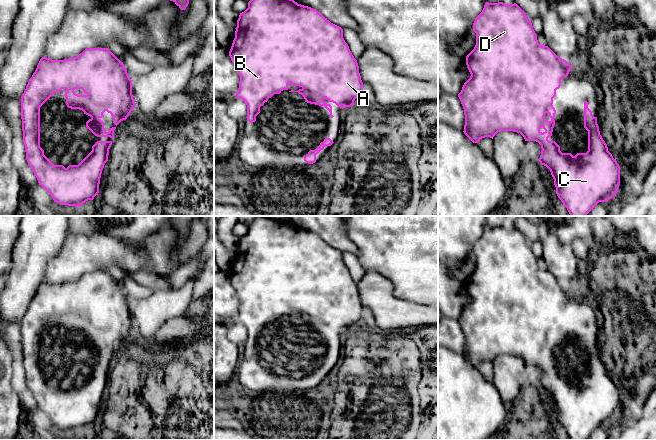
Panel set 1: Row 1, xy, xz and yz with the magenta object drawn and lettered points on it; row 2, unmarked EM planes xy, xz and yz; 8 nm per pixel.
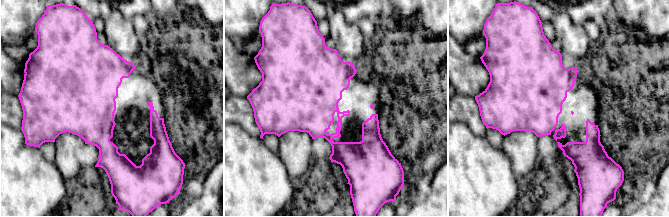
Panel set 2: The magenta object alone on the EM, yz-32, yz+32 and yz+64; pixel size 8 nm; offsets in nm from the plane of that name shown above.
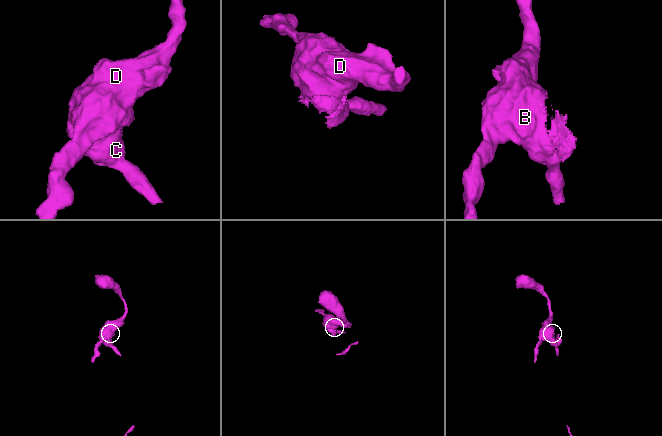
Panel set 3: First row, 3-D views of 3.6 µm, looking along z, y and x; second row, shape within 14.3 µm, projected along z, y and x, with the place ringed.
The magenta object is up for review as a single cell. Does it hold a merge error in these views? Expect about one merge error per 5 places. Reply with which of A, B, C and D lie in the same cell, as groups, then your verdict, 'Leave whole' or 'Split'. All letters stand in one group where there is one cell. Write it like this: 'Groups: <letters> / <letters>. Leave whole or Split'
Groups: A B C D. Leave whole

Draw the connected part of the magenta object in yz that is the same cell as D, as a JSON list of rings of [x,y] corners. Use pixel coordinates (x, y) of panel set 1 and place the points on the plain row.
[[[486,226],[482,236],[476,241],[473,247],[473,255],[476,257],[476,269],[474,273],[466,280],[466,289],[471,298],[470,302],[464,307],[458,321],[464,333],[465,349],[464,358],[473,366],[478,367],[482,362],[493,361],[500,355],[513,355],[520,357],[525,365],[536,365],[541,369],[541,379],[539,386],[546,390],[554,403],[556,411],[556,418],[567,432],[570,440],[586,440],[599,426],[607,426],[614,421],[620,409],[620,390],[612,378],[608,375],[607,368],[600,359],[599,350],[597,348],[597,341],[592,339],[592,335],[588,332],[588,326],[584,326],[584,352],[588,355],[588,375],[586,377],[577,377],[573,380],[571,377],[562,377],[560,370],[555,365],[549,365],[548,362],[552,360],[555,349],[556,334],[553,331],[553,322],[556,320],[556,314],[561,310],[563,301],[567,301],[570,294],[573,292],[566,284],[557,280],[548,270],[542,270],[538,267],[537,258],[535,257],[531,244],[529,244],[525,236],[516,228],[505,228],[503,226],[488,227]]]

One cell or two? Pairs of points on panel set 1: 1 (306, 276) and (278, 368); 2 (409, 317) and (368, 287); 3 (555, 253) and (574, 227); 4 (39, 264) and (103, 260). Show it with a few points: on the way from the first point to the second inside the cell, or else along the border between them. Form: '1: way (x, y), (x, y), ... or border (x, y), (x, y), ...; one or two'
1: way (283, 299), (274, 308), (274, 345); one
2: way (399, 313), (394, 313), (378, 297); one
3: border (549, 232), (554, 233), (563, 243), (570, 245); two
4: border (61, 246), (60, 250), (48, 261), (44, 279); two

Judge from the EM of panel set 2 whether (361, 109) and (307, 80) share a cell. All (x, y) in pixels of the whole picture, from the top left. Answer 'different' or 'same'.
same

